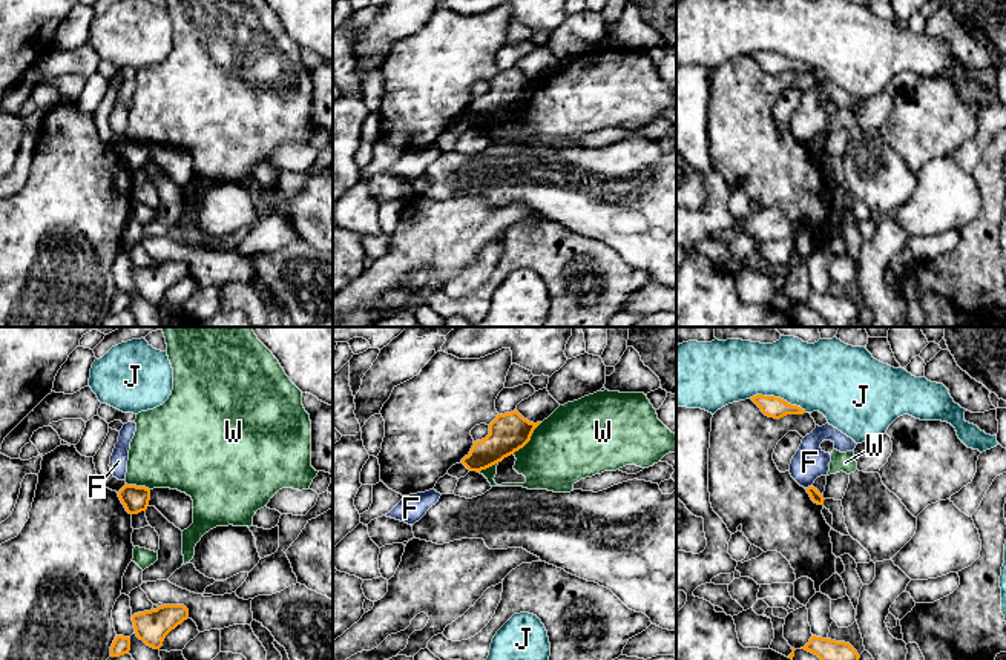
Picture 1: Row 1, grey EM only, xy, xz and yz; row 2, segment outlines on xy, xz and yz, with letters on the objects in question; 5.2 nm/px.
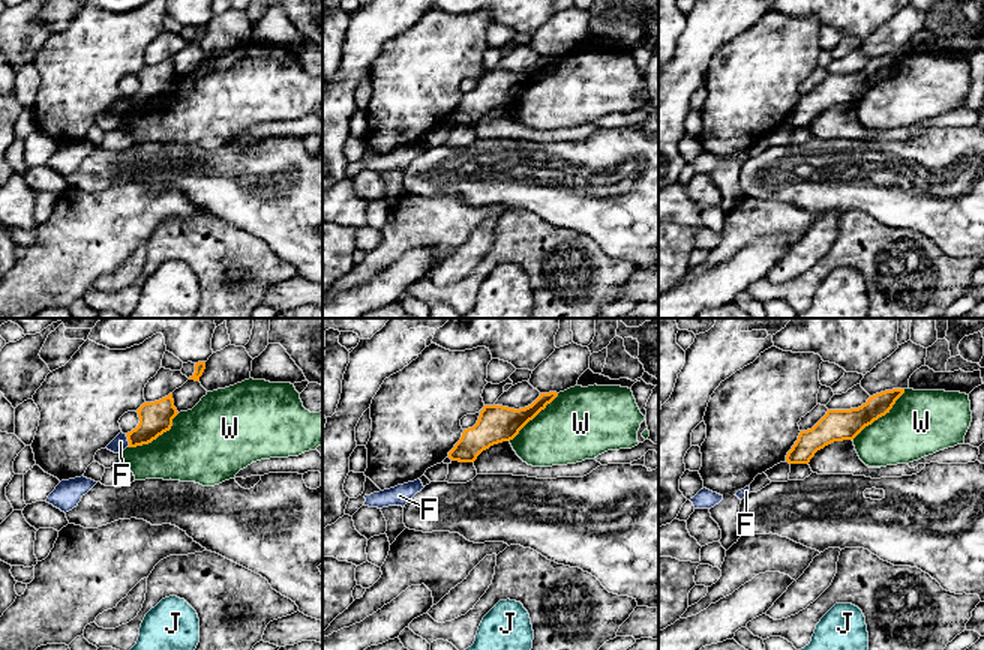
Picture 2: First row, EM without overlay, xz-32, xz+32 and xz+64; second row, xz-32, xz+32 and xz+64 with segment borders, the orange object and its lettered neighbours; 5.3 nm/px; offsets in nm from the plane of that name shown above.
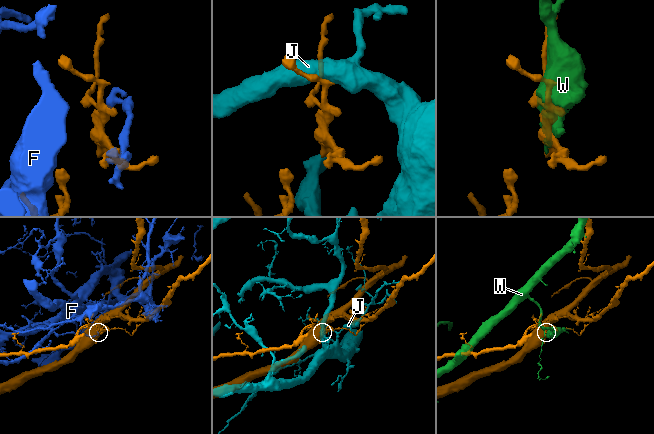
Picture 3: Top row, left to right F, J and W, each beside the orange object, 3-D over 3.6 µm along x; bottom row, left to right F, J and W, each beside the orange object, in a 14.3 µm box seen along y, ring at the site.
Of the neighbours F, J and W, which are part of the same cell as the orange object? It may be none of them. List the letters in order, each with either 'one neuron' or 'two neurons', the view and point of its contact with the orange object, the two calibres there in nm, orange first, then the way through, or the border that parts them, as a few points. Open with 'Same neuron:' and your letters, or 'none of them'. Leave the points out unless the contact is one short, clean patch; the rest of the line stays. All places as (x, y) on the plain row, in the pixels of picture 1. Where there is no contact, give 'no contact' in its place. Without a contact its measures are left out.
Same neuron: none of them
F: two neurons | yz (808, 143) | 60/180 nm
J: two neurons | yz (778, 54) | 110/360 nm
W: two neurons | xz (529, 95) | 200/400 nm

